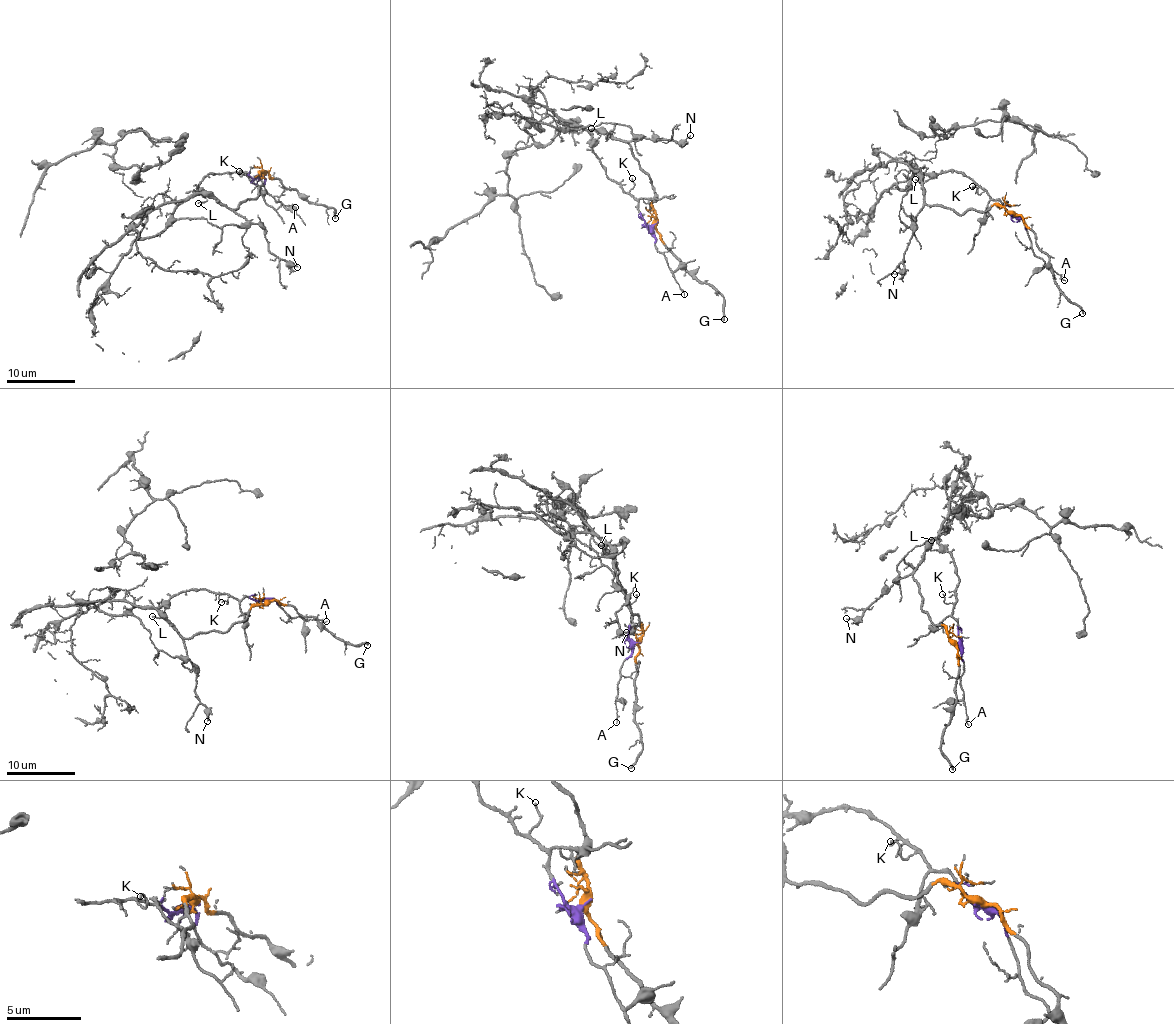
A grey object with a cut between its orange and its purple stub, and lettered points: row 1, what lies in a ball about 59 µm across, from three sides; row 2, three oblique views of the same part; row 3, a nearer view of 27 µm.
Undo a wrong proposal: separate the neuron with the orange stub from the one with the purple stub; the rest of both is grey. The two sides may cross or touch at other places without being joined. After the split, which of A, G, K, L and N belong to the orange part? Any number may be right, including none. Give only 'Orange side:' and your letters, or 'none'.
Orange side: G, N

